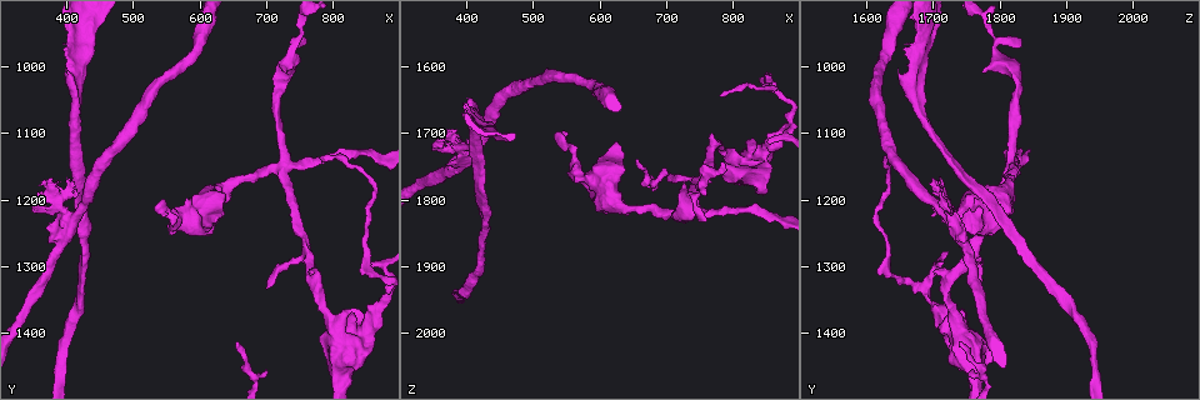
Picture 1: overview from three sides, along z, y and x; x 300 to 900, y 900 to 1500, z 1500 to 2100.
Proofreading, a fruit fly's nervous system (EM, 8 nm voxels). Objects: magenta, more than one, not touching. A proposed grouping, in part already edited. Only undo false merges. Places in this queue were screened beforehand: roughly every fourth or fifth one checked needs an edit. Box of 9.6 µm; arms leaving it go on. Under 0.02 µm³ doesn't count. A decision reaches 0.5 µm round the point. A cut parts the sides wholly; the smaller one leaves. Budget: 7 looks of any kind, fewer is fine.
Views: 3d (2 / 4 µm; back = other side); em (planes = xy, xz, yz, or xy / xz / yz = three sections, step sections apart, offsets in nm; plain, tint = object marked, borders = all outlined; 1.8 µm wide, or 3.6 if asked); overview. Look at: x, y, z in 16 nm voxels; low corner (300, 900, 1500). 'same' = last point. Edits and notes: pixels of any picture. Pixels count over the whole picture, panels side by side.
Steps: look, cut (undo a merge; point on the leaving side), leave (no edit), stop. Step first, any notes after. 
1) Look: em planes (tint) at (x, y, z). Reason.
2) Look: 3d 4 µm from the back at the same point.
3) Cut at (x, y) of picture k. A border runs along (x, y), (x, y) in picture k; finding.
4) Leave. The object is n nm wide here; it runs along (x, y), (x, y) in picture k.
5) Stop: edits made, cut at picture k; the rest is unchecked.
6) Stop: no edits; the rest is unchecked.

Look: 3d 2 µm from the back at (405, 1005, 1670).

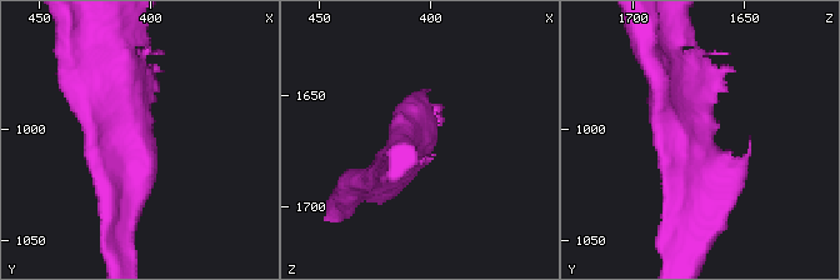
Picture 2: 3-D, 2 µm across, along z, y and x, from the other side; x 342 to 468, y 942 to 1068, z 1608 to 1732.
Look: em 3.6 µm planes (tint) at (407, 1003, 1670). 3 arms meet here; now the EM.

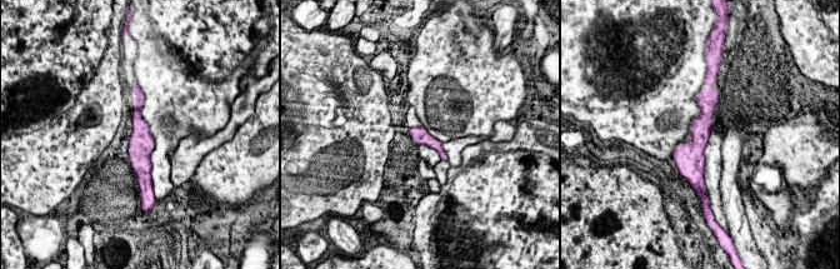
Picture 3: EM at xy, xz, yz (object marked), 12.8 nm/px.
Leave. The object is 220 nm wide here; it runs along (139, 99), (141, 172) in picture 3; one neuron here.

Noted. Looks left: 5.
Look: 3d 4 µm from the back at (410, 1230, 1730). Side arm on a straight run.

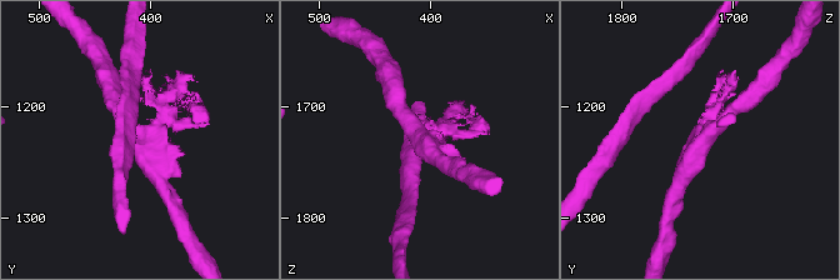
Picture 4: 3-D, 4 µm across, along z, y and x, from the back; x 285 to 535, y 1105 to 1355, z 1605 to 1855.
Look: em yz step 16 (borders) at (410, 1230, 1726).

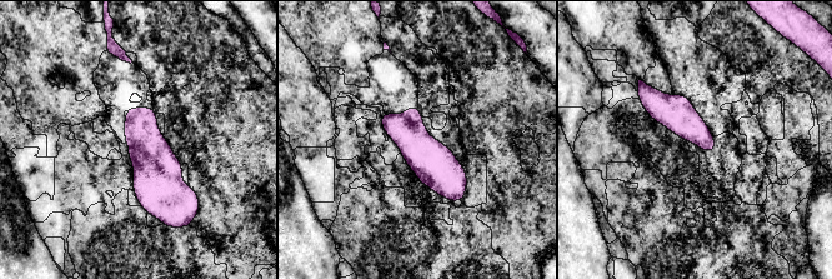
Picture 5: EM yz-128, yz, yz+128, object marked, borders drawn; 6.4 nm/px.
Leave. It runs along (386, 116), (450, 180), (459, 198) in picture 5; all the same neuron.

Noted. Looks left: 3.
Look: 3d 4 µm at (725, 1150, 1820). Four arms meet.

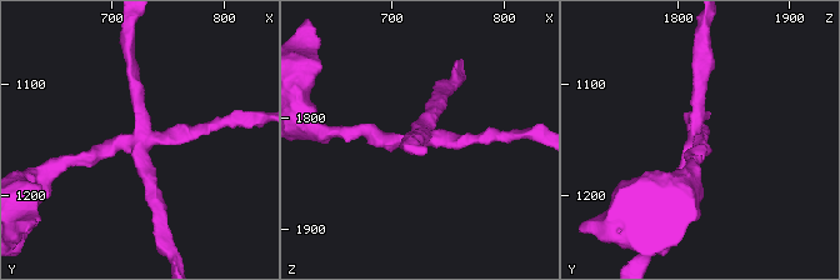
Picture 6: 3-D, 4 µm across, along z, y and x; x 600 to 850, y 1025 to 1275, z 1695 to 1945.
Look: em xz step 16 (tint) at (722, 1154, 1814). Shape alone is not enough.

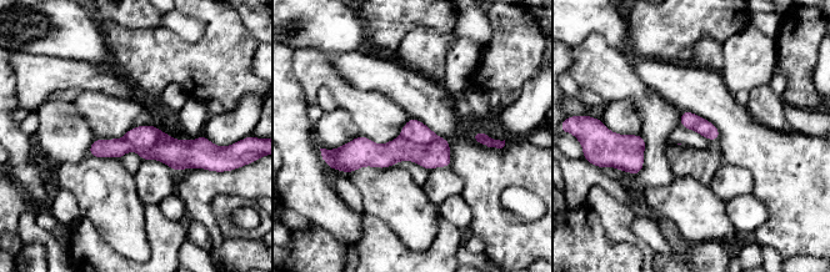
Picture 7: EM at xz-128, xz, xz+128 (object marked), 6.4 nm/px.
Look: em planes (tint) at the same point.

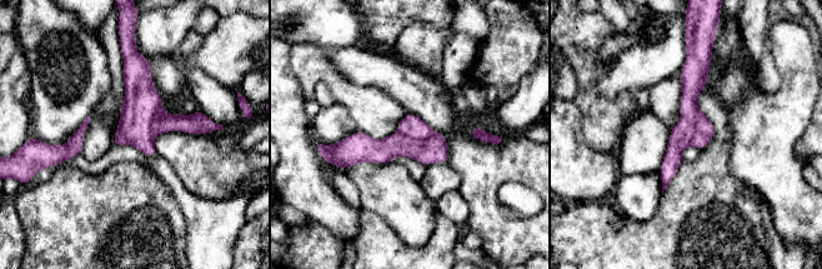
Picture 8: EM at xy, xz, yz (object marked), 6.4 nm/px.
Cut at (431, 150) of picture 8. Two neurons meet here.

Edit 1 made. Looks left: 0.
Stop: edits made, cut at picture 8; the rest is unchecked.

